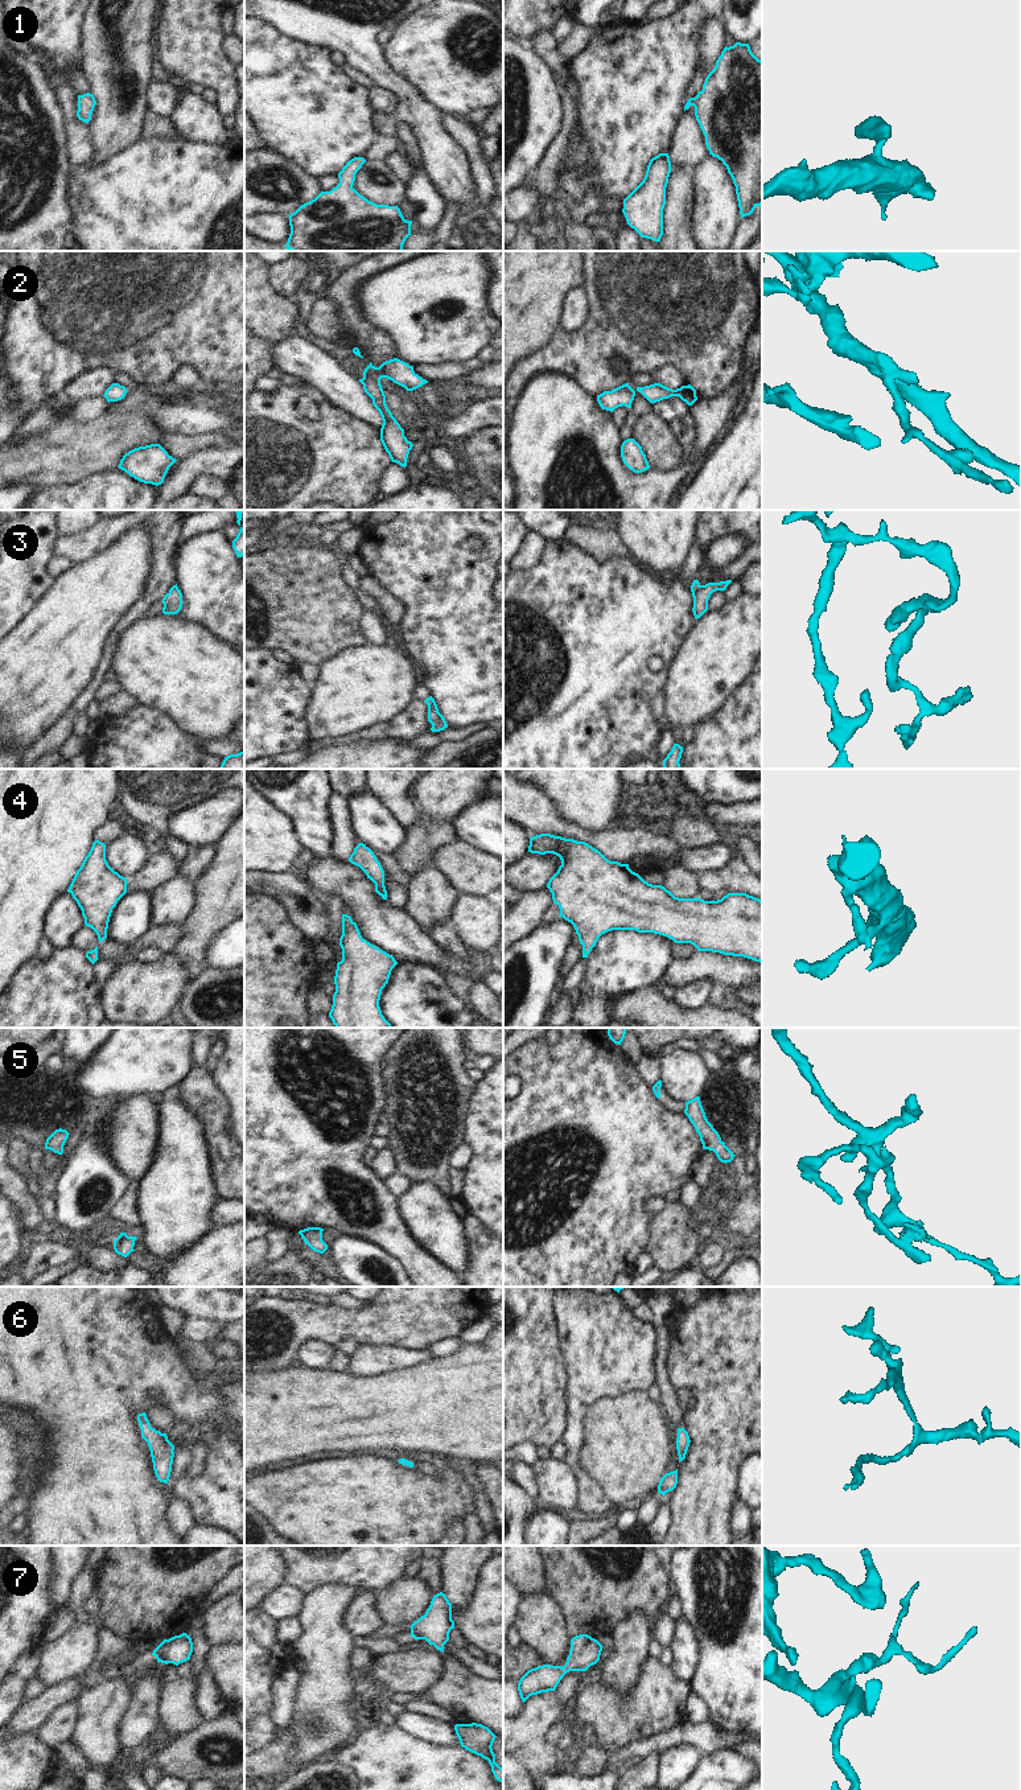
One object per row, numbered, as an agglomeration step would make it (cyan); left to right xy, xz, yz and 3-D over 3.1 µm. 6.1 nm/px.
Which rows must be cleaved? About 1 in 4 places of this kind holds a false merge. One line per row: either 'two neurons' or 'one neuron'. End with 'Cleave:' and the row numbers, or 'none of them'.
1: one neuron
2: one neuron
3: one neuron
4: one neuron
5: one neuron
6: one neuron
7: one neuron
Cleave: none of them

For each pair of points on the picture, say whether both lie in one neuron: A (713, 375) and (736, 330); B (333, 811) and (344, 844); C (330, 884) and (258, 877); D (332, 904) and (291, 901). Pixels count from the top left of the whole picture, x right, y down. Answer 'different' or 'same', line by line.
A: same
B: same
C: different
D: different

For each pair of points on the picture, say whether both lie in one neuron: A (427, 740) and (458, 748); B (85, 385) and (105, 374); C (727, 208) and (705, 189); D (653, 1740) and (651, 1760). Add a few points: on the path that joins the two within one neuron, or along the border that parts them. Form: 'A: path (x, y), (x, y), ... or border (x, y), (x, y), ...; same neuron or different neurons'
A: border (470, 733), (460, 740), (445, 740), (432, 749); different neurons
B: path (90, 383), (99, 378); same neuron
C: path (721, 205), (711, 194); same neuron
D: border (662, 1751), (630, 1754), (624, 1762); different neurons

